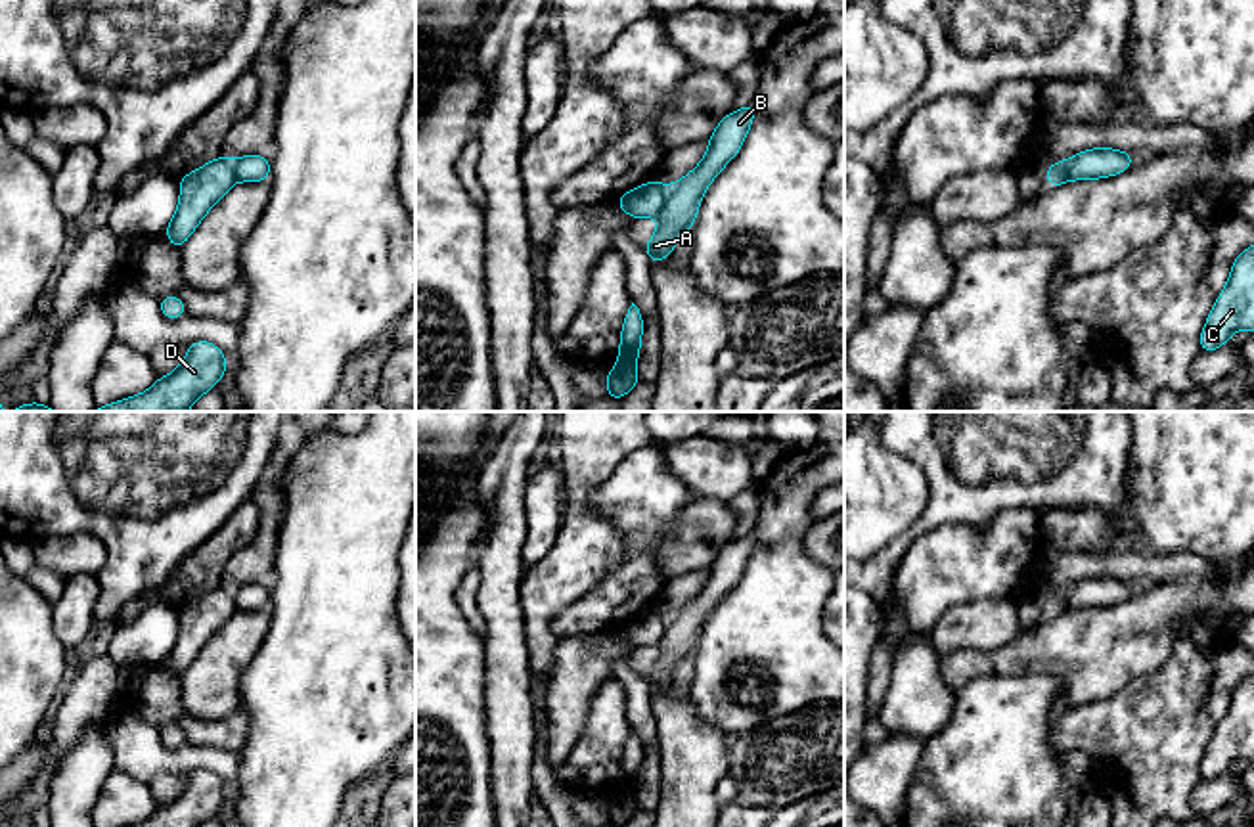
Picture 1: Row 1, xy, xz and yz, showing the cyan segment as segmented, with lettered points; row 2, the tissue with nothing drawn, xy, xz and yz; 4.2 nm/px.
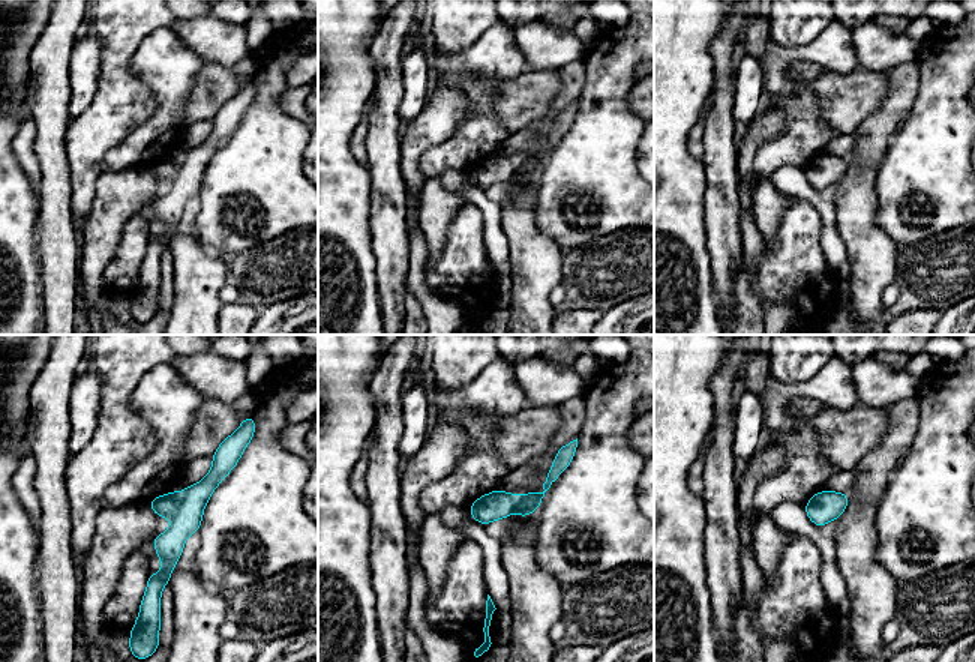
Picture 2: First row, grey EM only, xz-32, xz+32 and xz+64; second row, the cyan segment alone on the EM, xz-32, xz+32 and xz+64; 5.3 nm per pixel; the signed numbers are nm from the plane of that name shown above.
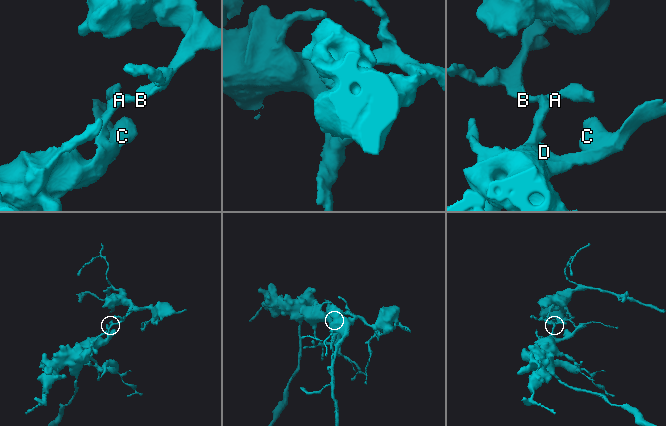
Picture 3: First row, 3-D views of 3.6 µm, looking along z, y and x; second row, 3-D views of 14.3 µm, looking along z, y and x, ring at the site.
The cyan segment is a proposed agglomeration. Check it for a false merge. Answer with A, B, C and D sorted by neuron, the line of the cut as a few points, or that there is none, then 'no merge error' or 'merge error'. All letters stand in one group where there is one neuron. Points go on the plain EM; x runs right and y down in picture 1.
A B / C D | xz (669, 615), (667, 628), (655, 644) | merge error

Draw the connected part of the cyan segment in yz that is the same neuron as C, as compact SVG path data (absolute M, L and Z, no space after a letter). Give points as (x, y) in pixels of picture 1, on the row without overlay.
M1254 674L1235 689L1198 768L1204 781L1223 775L1237 758L1254 760Z

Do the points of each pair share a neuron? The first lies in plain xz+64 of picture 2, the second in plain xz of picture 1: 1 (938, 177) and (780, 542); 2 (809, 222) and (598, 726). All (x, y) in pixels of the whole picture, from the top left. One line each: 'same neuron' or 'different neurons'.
1: same neuron
2: same neuron

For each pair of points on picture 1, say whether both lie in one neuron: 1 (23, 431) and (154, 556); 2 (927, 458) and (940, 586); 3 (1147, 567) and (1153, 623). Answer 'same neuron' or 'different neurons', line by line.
1: same neuron
2: different neurons
3: different neurons

